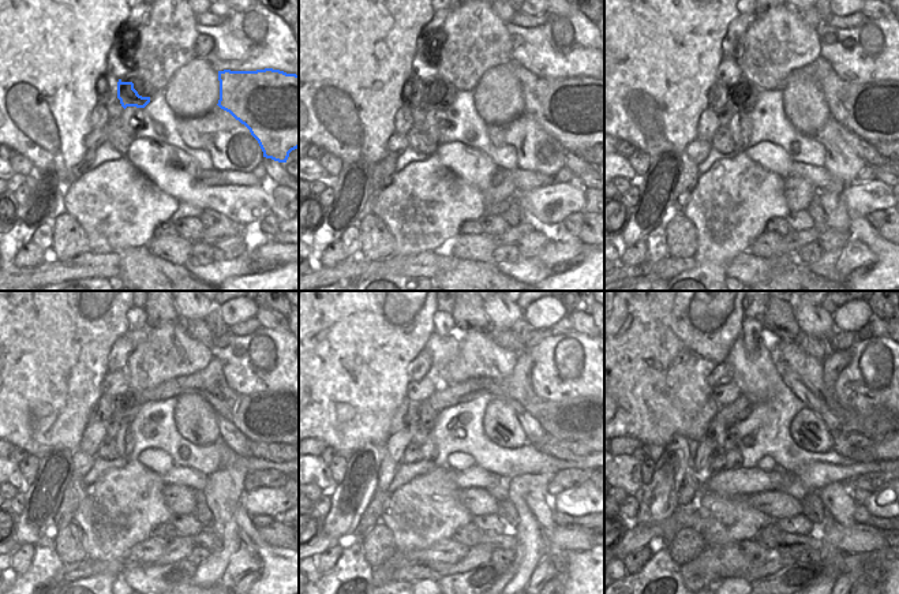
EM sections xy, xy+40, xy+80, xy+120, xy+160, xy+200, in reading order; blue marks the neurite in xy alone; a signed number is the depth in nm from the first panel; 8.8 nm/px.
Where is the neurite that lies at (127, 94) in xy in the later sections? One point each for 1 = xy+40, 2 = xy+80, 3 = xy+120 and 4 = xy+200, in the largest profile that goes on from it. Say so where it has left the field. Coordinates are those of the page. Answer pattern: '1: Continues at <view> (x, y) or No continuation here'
1: Continues at xy+40 (433, 97)
2: Continues at xy+80 (738, 100)
3: Continues at xy+120 (269, 417)
4: Continues at xy+200 (877, 425)

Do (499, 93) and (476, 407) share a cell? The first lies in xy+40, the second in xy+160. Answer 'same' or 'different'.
different

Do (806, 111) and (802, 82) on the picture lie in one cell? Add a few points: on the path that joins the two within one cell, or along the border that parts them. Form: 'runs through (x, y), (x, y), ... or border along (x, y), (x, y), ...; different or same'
runs through (804, 104), (804, 89); same

